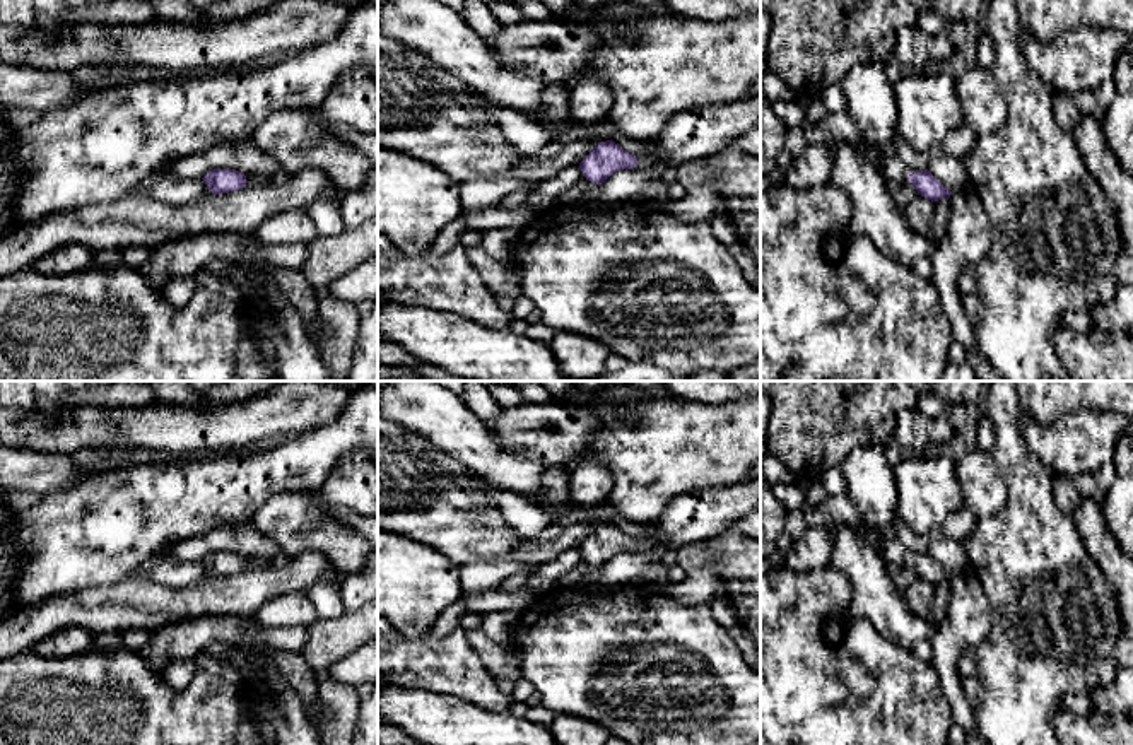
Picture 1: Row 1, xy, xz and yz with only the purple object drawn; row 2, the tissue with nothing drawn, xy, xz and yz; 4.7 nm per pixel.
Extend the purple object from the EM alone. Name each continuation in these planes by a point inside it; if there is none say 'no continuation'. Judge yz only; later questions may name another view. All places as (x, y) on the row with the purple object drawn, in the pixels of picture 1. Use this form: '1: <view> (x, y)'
1: yz (868, 93)

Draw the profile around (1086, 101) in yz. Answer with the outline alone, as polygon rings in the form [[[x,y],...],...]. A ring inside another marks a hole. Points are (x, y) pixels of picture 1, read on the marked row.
[[[1080,91],[1073,94],[1071,99],[1082,114],[1090,114],[1102,121],[1104,113],[1097,108],[1097,97],[1094,91]]]

